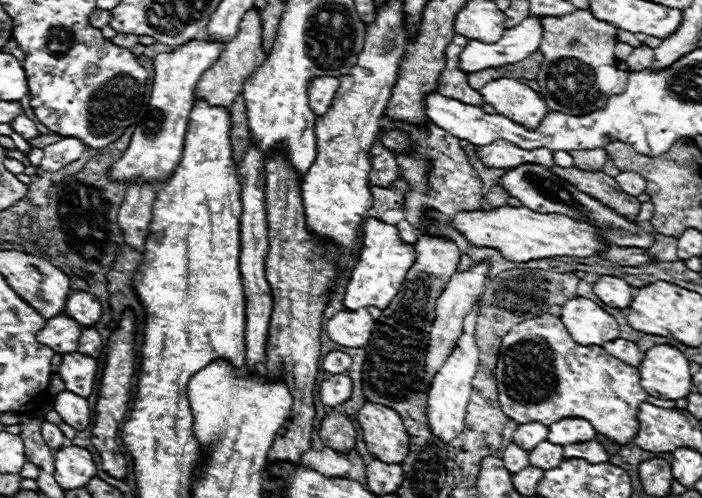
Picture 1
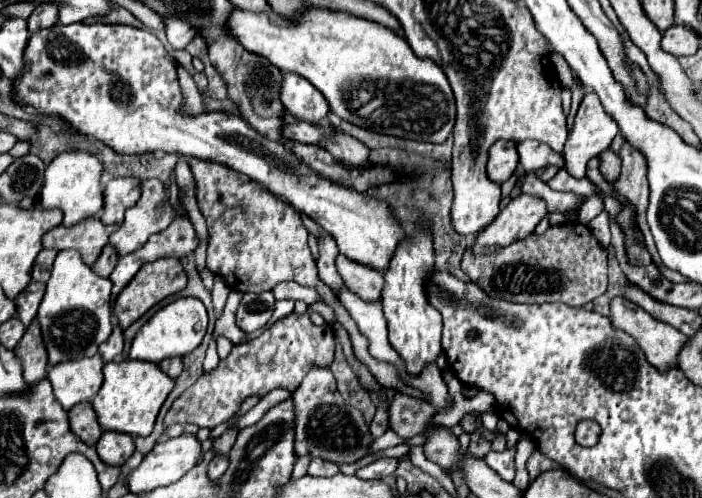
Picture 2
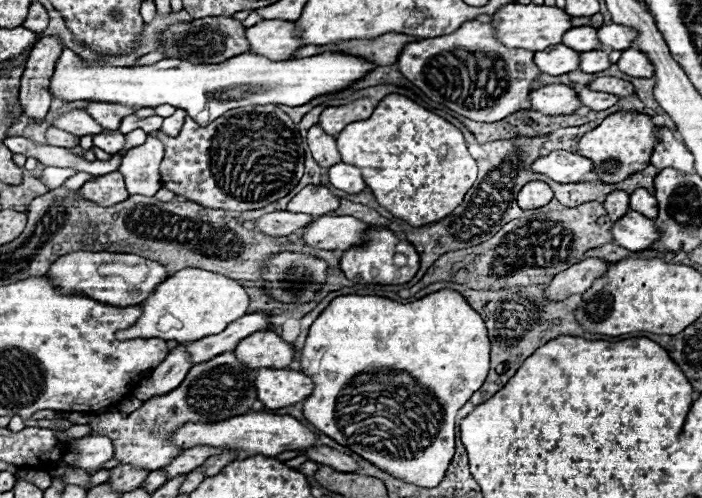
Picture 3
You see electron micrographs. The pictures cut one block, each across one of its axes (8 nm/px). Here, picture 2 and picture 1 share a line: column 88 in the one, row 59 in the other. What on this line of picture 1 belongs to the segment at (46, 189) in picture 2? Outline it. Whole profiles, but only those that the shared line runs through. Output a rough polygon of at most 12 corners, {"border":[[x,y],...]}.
{"border":[[222,44],[154,58],[150,112],[110,180],[160,184],[182,158],[200,76]]}

